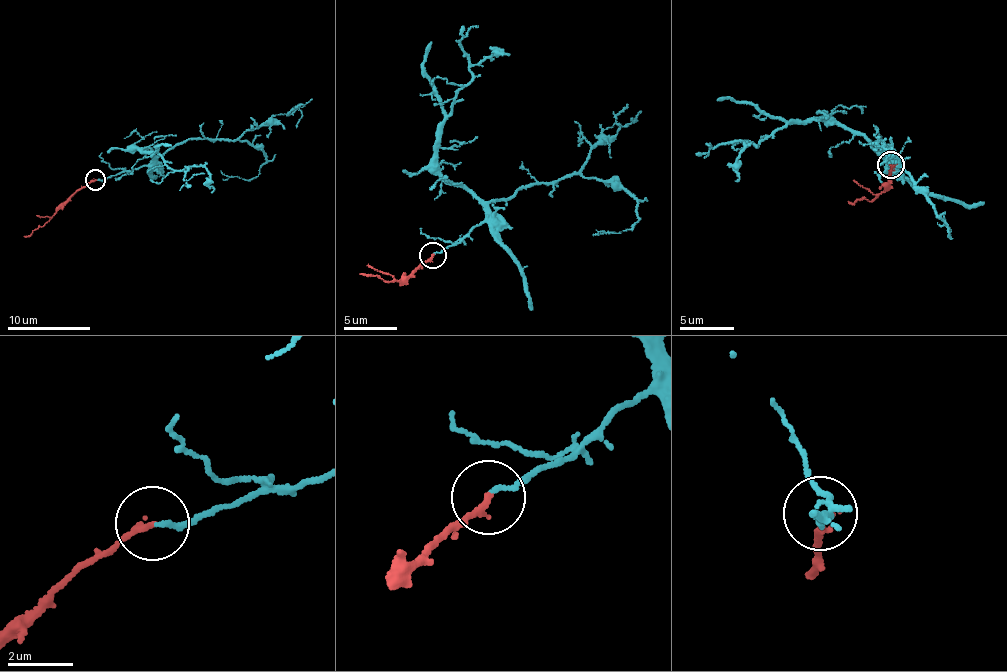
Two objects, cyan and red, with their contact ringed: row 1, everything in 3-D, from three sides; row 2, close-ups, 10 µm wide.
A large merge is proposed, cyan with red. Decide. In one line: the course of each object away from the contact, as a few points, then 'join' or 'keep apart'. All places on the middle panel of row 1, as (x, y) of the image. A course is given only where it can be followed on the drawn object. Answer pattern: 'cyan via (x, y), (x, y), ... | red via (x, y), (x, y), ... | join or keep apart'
cyan via (433, 253), (460, 243), (491, 202), (580, 173), (616, 182), (638, 208), (630, 228), (593, 236) | red via (433, 256), (398, 282), (360, 274) | join

